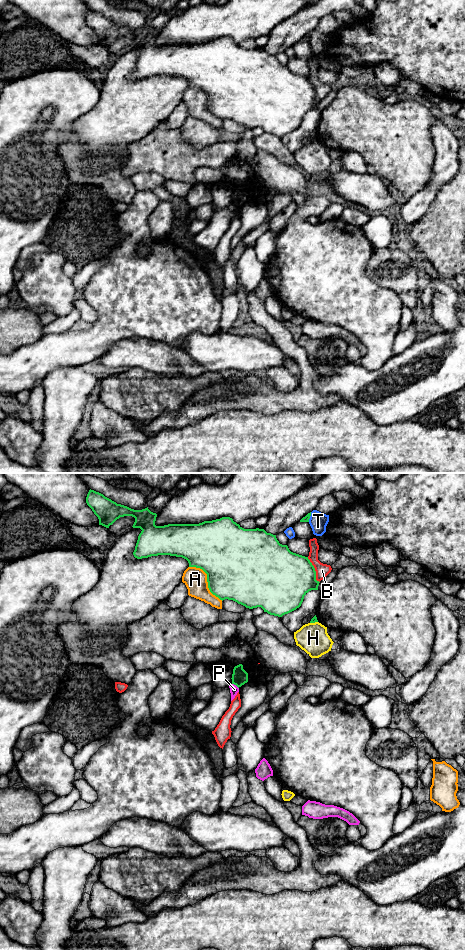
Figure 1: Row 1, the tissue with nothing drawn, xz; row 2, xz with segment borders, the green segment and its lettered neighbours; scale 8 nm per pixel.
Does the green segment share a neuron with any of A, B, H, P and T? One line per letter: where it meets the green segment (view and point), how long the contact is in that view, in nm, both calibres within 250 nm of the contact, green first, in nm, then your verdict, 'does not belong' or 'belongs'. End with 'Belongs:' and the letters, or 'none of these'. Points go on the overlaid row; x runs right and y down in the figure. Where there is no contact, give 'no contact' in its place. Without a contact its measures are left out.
A: xz (207, 580) | 380 nm | 480/190 nm | does not belong
B: xz (314, 570) | 220 nm | 420/110 nm | does not belong
H: xz (313, 622) | 70 nm | 50/240 nm | does not belong
P: xz (235, 684) | 70 nm | 130/70 nm | does not belong
T: xz (309, 517) | 80 nm | 50/150 nm | does not belong
Belongs: none of these

